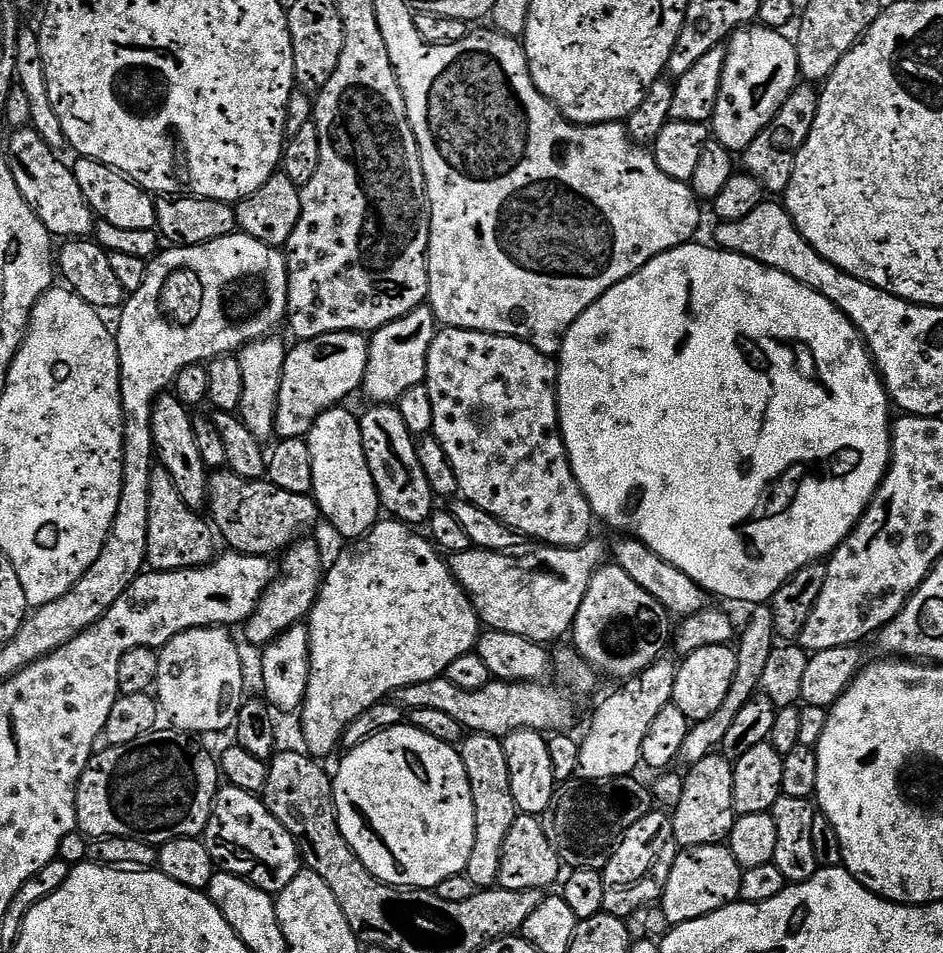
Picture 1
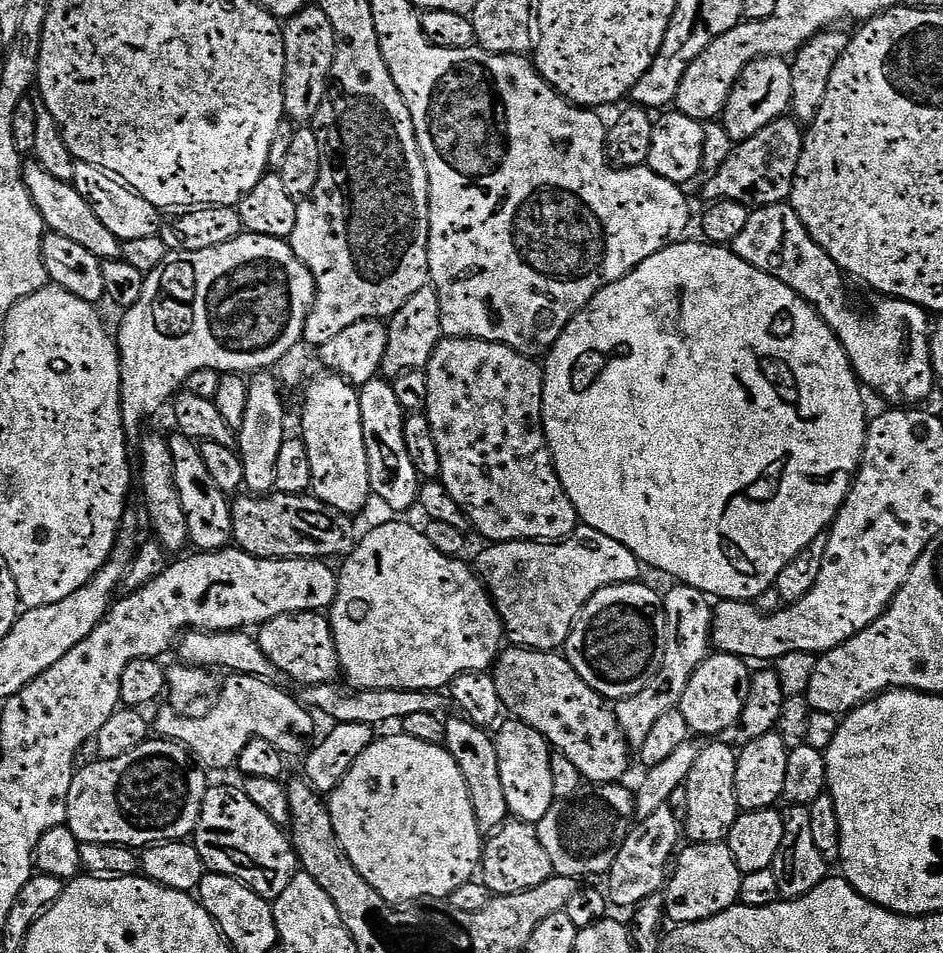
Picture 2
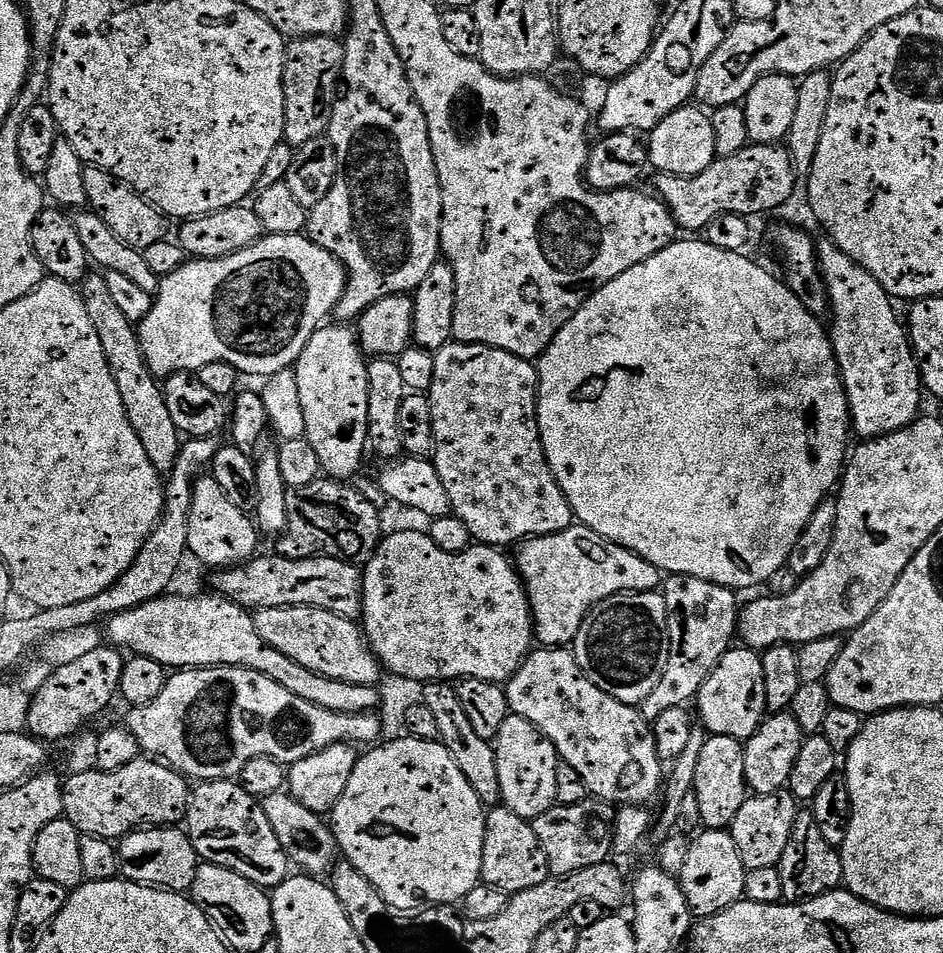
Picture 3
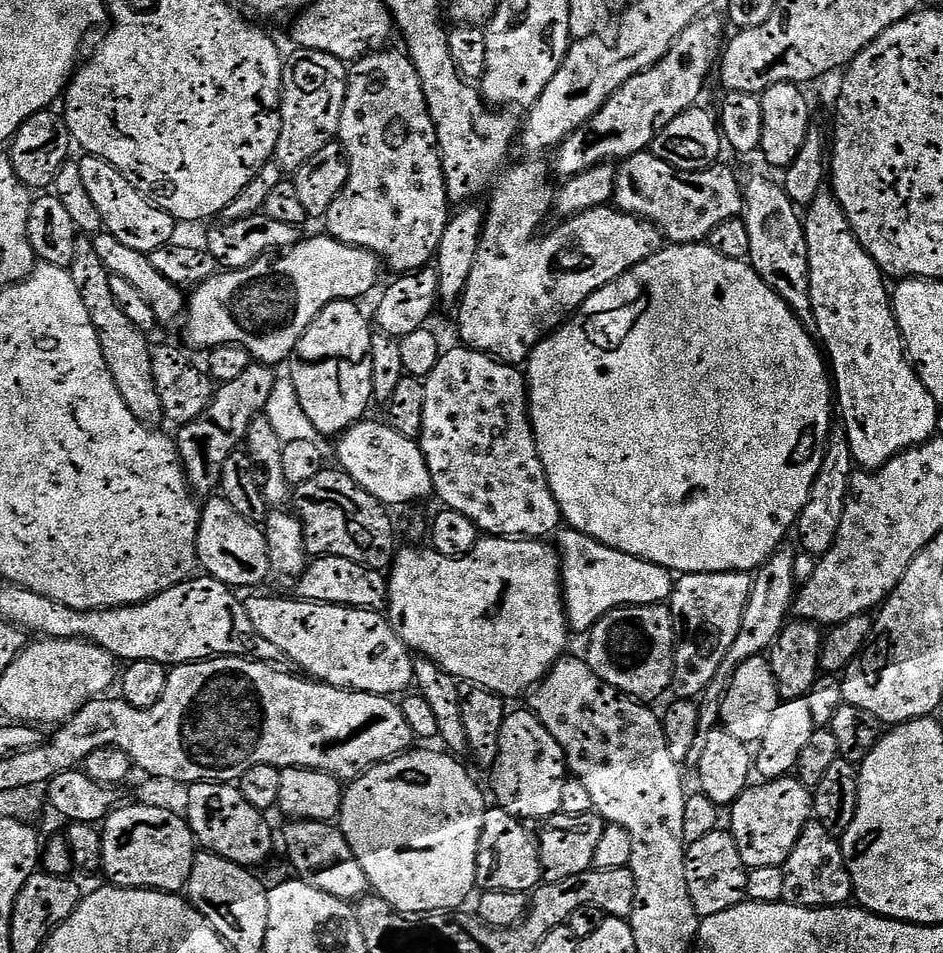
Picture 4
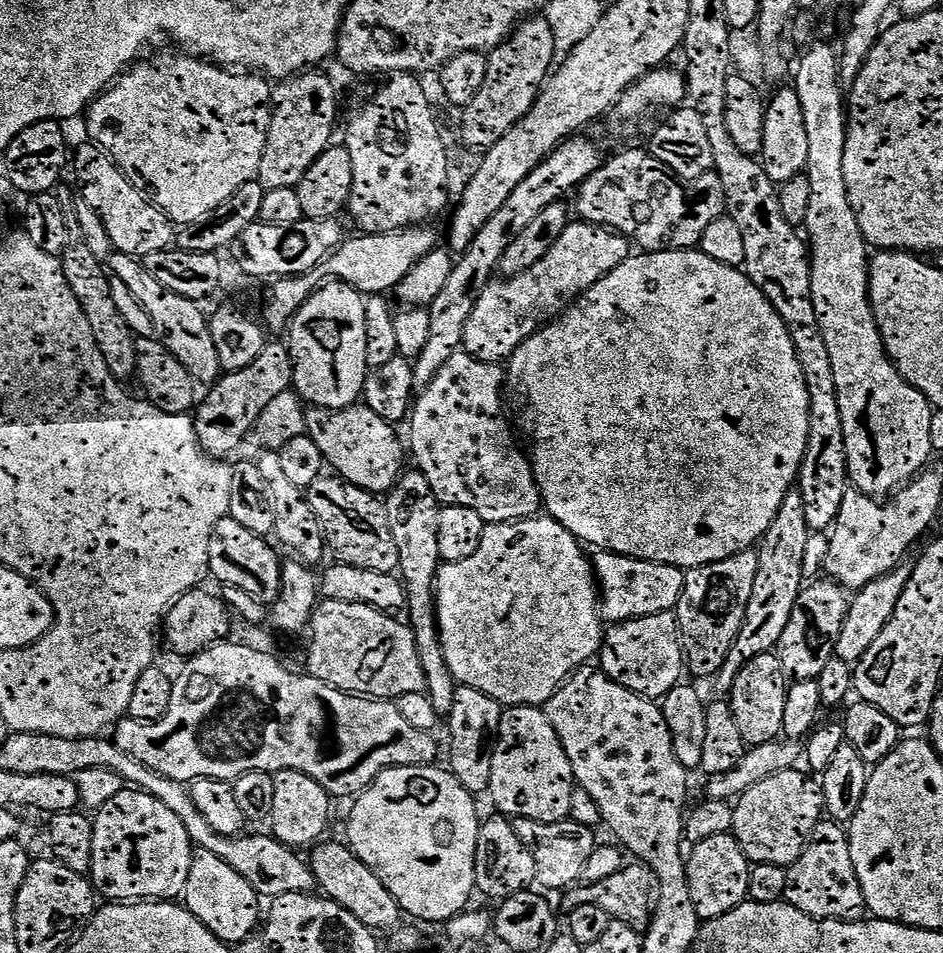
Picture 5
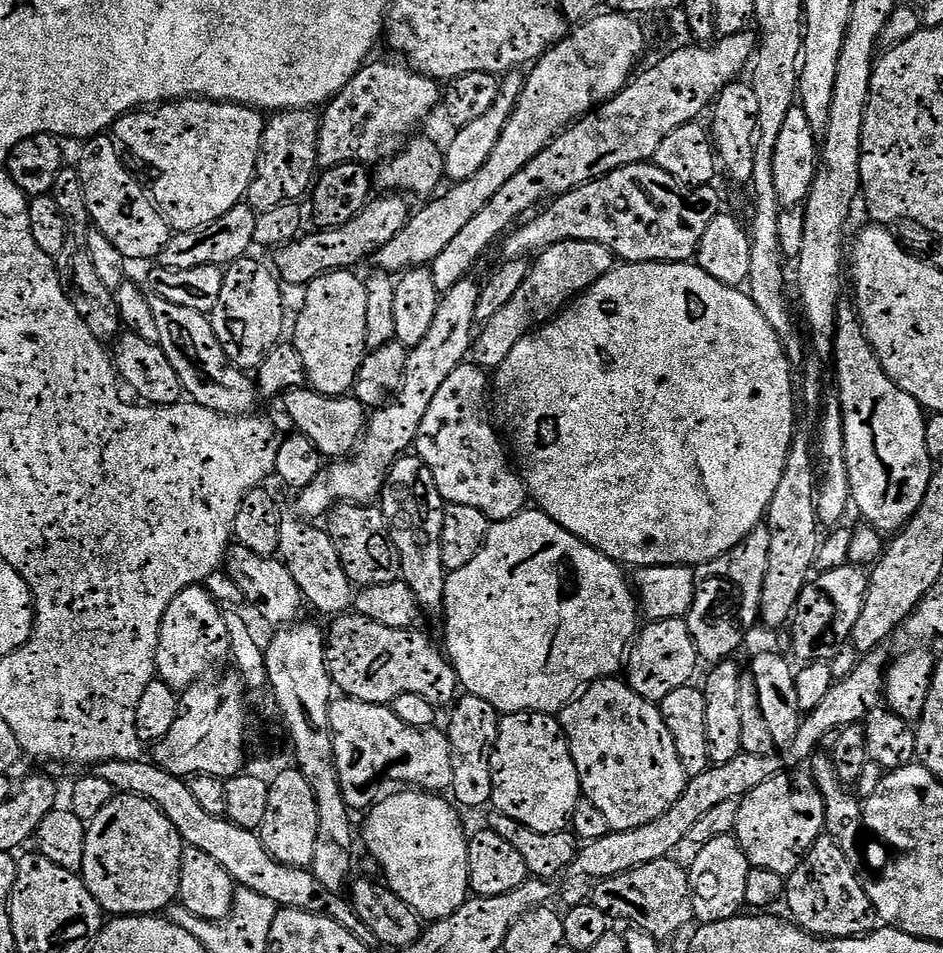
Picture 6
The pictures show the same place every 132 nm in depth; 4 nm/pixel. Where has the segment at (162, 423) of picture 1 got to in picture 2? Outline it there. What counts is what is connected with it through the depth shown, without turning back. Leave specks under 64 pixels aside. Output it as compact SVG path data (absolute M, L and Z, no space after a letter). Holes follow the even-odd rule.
M172 434L168 436L170 452L174 454L174 474L176 489L182 502L182 510L186 514L188 538L201 552L219 552L233 543L232 506L229 493L224 492L214 482L213 475L202 460L200 444L191 436Z

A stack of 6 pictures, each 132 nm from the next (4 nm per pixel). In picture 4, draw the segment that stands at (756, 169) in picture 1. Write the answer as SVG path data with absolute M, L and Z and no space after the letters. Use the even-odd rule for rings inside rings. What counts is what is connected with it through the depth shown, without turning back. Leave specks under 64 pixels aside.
M645 150L619 161L612 200L619 211L654 225L668 244L704 242L714 226L739 217L742 212L741 181L736 181L730 169L720 167L687 172Z

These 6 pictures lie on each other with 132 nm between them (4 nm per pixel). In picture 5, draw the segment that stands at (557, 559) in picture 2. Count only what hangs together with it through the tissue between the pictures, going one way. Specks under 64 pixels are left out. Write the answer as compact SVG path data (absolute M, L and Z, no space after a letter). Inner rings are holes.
M603 550L597 551L595 555L594 575L598 585L600 614L609 625L621 624L624 620L634 618L646 618L659 612L671 612L680 601L685 569L619 556Z

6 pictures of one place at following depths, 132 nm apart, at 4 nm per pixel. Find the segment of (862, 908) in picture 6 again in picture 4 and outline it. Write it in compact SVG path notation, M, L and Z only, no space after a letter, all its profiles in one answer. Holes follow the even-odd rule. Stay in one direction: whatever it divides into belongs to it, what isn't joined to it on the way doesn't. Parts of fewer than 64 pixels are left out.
M809 822L805 826L790 858L782 867L786 878L783 903L803 908L838 908L853 899L852 879L844 861L841 841L818 822Z

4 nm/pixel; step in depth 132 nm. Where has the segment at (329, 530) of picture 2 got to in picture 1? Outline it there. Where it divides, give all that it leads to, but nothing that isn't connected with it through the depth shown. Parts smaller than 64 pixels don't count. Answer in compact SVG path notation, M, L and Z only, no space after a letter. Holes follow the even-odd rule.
M216 470L208 478L207 515L214 525L215 531L228 543L227 547L233 552L242 552L245 556L271 557L272 552L279 553L297 540L307 537L308 532L315 526L316 520L321 519L320 509L311 495L290 494L290 490L282 490L271 484L267 478L262 480L247 480L227 470Z

